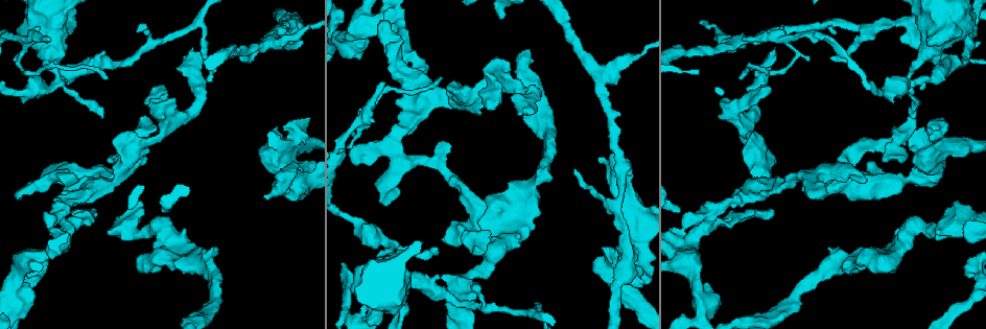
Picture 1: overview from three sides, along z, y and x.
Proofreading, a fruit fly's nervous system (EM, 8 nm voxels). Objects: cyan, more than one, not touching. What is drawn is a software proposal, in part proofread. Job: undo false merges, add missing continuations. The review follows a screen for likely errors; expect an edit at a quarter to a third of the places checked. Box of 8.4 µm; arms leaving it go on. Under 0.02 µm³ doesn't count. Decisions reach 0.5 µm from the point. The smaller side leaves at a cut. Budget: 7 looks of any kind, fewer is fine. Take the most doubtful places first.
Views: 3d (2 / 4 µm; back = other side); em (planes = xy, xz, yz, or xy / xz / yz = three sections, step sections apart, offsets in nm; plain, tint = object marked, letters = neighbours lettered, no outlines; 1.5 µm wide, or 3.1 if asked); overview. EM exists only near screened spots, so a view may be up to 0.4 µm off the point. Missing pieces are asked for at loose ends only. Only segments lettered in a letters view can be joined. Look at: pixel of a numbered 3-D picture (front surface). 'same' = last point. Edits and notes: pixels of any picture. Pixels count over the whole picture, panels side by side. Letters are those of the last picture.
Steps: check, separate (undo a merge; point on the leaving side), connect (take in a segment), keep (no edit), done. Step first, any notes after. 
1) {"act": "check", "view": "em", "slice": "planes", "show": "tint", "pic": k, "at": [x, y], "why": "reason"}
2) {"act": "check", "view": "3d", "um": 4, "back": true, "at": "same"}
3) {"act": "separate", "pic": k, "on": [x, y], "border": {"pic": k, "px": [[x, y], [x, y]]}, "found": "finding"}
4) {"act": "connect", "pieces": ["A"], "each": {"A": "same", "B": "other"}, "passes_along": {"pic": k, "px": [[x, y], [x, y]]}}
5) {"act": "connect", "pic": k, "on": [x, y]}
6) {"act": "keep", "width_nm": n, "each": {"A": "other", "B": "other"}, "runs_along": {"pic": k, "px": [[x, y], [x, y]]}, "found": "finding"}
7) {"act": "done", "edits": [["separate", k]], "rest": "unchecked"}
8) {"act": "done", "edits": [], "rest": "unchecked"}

{"act": "check", "view": "3d", "um": 4, "pic": 1, "at": [912, 83], "why": "arms part here"}

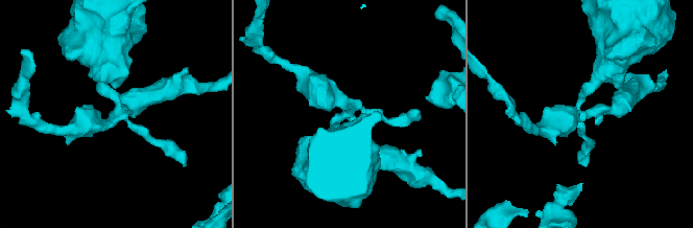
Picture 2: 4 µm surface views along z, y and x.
{"act": "check", "view": "em", "slice": "planes", "show": "tint", "pic": 2, "at": [350, 112], "why": "now the EM"}

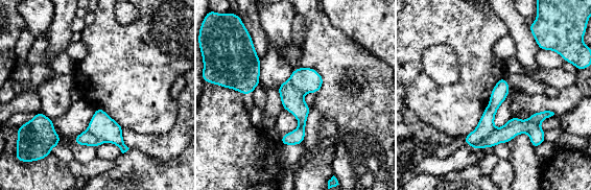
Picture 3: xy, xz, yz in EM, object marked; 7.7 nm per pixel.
{"act": "check", "view": "em", "slice": "planes", "show": "letters", "at": "same"}

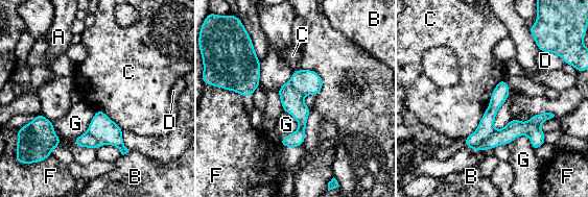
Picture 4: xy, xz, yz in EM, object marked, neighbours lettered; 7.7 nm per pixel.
{"act": "separate", "pic": 4, "on": [514, 128], "longest_contact_nm": ["G", 280], "each": {"A": "other", "B": "other", "C": "other", "D": "other", "F": "other", "G": "other"}, "border": {"pic": 4, "px": [[494, 129], [489, 136], [472, 147]]}, "found": "a second neuron is stuck on"}

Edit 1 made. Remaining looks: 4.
{"act": "check", "view": "overview", "why": "see it whole again"}

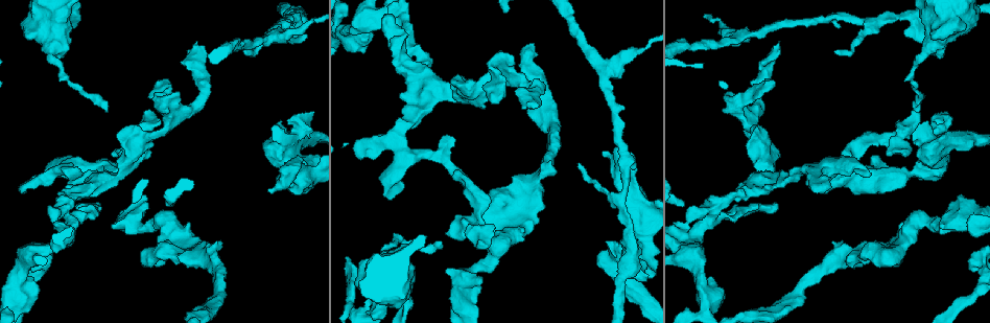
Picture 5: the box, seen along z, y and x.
{"act": "check", "view": "em", "slice": "xy", "step": 4, "show": "letters", "pic": 5, "at": [605, 151], "why": "free end"}

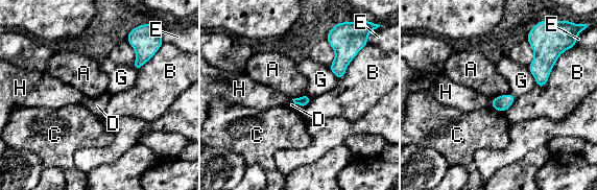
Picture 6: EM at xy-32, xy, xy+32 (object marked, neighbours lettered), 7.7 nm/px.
{"act": "check", "view": "em", "slice": "planes", "show": "letters", "at": "same"}

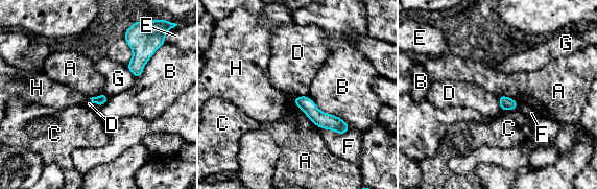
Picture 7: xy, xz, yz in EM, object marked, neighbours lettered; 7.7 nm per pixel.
{"act": "keep", "each": {"A": "other", "B": "other", "C": "other", "D": "other", "E": "other", "F": "other", "G": "other", "H": "other"}, "found": "none of them fits"}

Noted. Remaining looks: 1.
{"act": "done", "edits": [["separate", 4]], "rest": "unchecked"}

